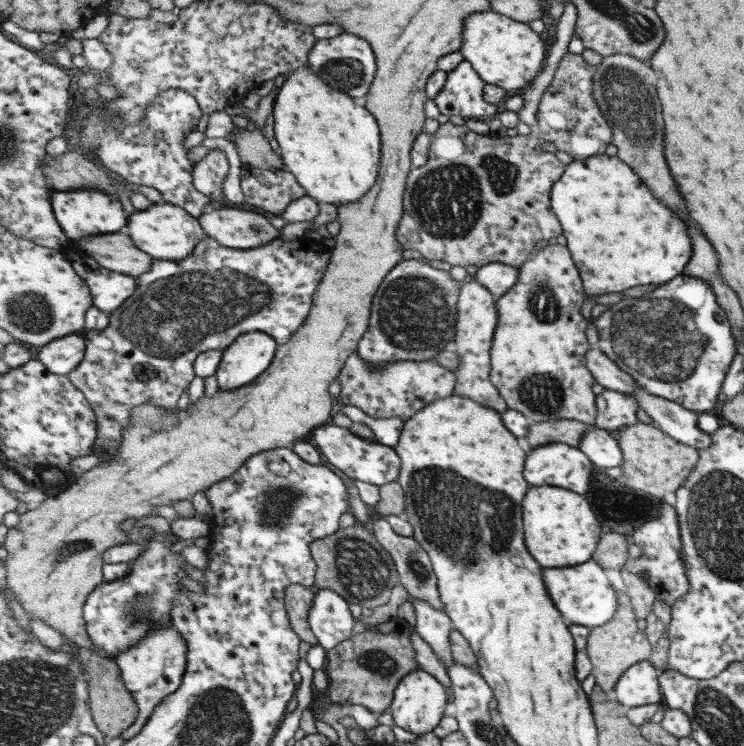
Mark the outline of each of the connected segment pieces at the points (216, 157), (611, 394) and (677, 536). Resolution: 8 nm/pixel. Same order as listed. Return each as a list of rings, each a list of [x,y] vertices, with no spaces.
[[[215,148],[194,165],[194,185],[213,200],[221,200],[223,182],[229,174],[229,160],[225,152]]]
[[[604,389],[598,396],[598,414],[595,425],[617,433],[623,428],[639,423],[637,412],[642,407],[635,395],[613,389]]]
[[[662,504],[659,517],[641,525],[632,534],[634,544],[639,546],[643,553],[639,558],[629,560],[625,566],[639,576],[641,574],[647,576],[650,587],[656,592],[656,600],[670,607],[675,605],[675,601],[679,601],[683,594],[687,594],[687,589],[691,588],[690,580],[683,570],[682,536],[681,522],[675,506]]]

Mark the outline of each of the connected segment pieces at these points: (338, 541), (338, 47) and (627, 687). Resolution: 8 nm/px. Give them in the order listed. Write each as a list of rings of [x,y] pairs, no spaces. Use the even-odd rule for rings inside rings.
[[[360,522],[315,540],[310,550],[318,563],[315,585],[319,589],[335,590],[347,601],[361,607],[373,609],[389,604],[391,590],[400,583],[399,571],[391,554],[379,543],[375,534]]]
[[[341,34],[328,39],[318,39],[309,53],[310,70],[319,77],[326,79],[335,90],[341,90],[353,98],[363,101],[369,92],[376,73],[378,63],[371,44],[355,34]]]
[[[649,659],[638,662],[619,679],[613,696],[629,708],[663,704],[660,678],[661,672]]]

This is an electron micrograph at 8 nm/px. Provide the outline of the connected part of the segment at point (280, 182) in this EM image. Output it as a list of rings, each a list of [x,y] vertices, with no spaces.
[[[243,165],[240,184],[244,201],[267,214],[280,215],[294,200],[307,195],[296,176],[288,170],[267,170]]]

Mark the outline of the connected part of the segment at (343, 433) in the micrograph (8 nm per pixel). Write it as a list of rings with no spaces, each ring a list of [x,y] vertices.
[[[326,425],[314,430],[313,440],[317,444],[322,456],[327,457],[329,462],[354,481],[361,480],[368,484],[375,484],[380,488],[384,485],[396,482],[401,473],[401,457],[395,447],[384,446],[378,441],[371,442],[353,434],[349,428]]]

